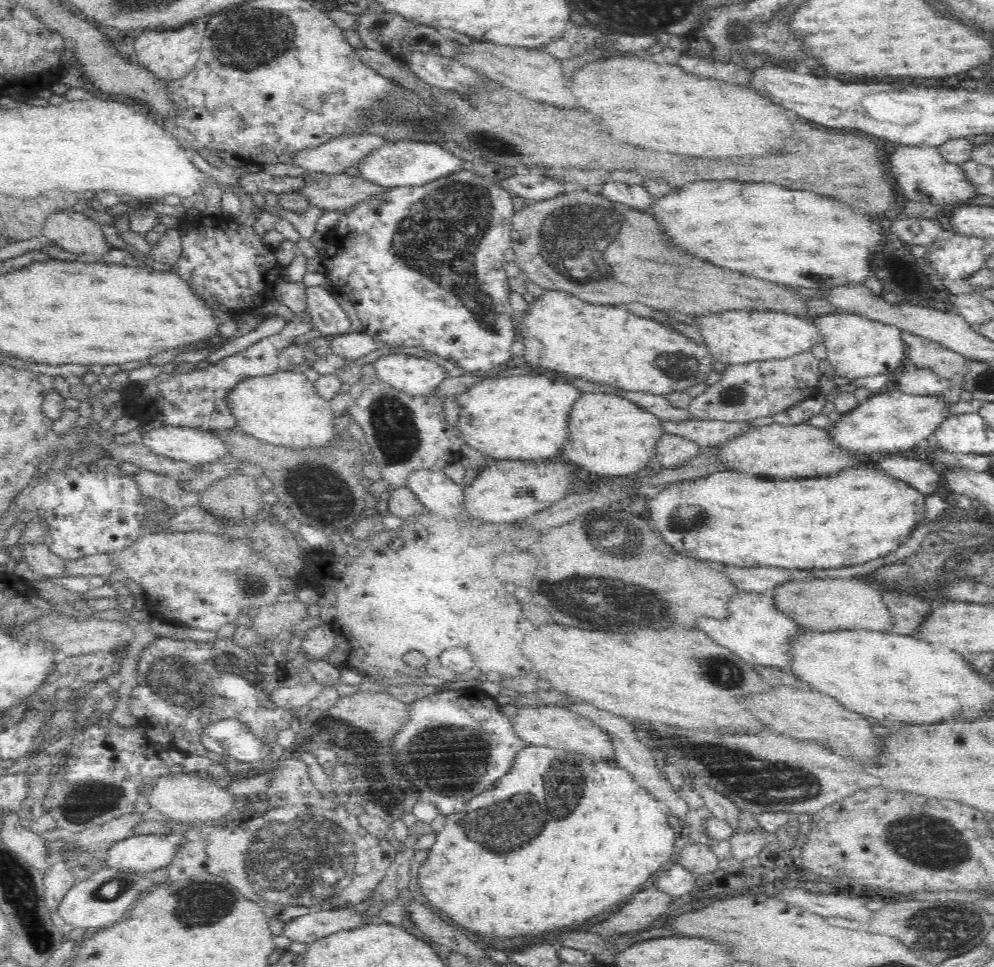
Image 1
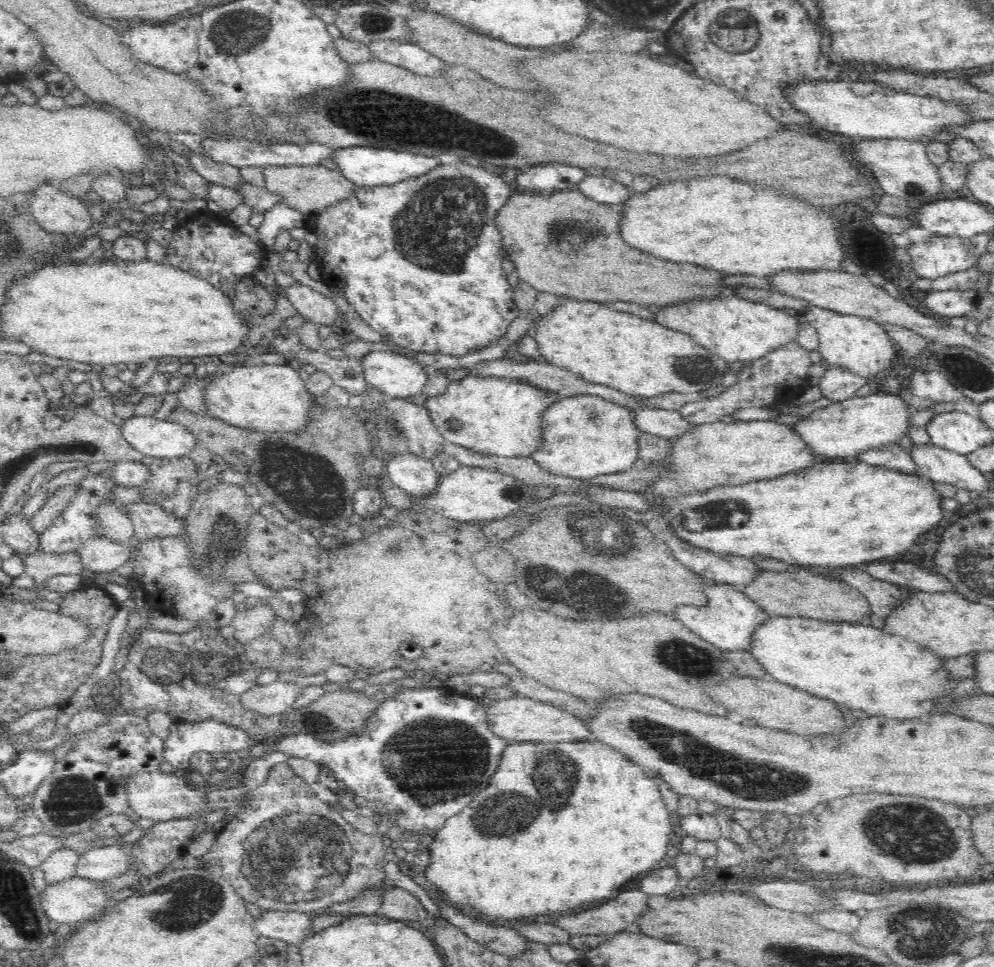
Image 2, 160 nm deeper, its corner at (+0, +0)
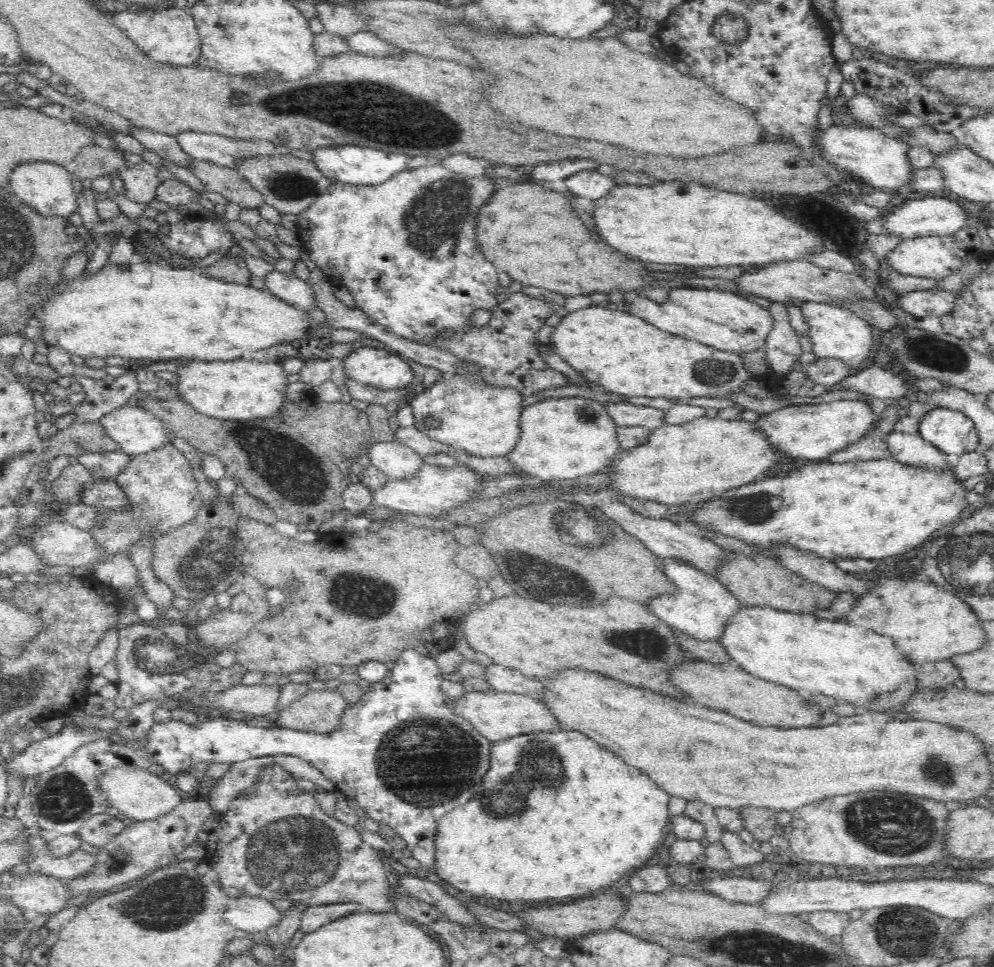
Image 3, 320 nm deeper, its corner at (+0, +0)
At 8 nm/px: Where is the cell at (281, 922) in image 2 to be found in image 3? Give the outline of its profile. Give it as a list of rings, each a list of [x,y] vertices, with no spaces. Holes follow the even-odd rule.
[[[242,894],[240,898],[231,898],[228,903],[230,906],[224,912],[224,918],[246,932],[268,932],[270,928],[280,926],[284,918],[282,911],[266,899]]]

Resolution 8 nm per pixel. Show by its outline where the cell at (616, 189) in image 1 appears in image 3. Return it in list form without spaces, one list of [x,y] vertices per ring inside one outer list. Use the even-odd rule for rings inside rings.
[[[592,170],[572,174],[564,183],[571,194],[592,201],[608,197],[610,190],[614,189],[614,180],[610,176],[602,176],[601,172]]]

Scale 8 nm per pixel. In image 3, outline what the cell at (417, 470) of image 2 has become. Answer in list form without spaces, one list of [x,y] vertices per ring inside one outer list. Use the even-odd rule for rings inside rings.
[[[372,442],[369,462],[374,464],[392,481],[412,481],[423,470],[424,457],[414,452],[408,445],[394,442]]]

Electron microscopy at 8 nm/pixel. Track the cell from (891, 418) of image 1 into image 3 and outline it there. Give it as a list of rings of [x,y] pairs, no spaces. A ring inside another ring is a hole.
[[[838,400],[820,405],[792,406],[772,415],[761,416],[756,423],[762,427],[776,449],[792,458],[824,461],[834,452],[842,452],[854,442],[876,430],[879,418],[872,402]]]

